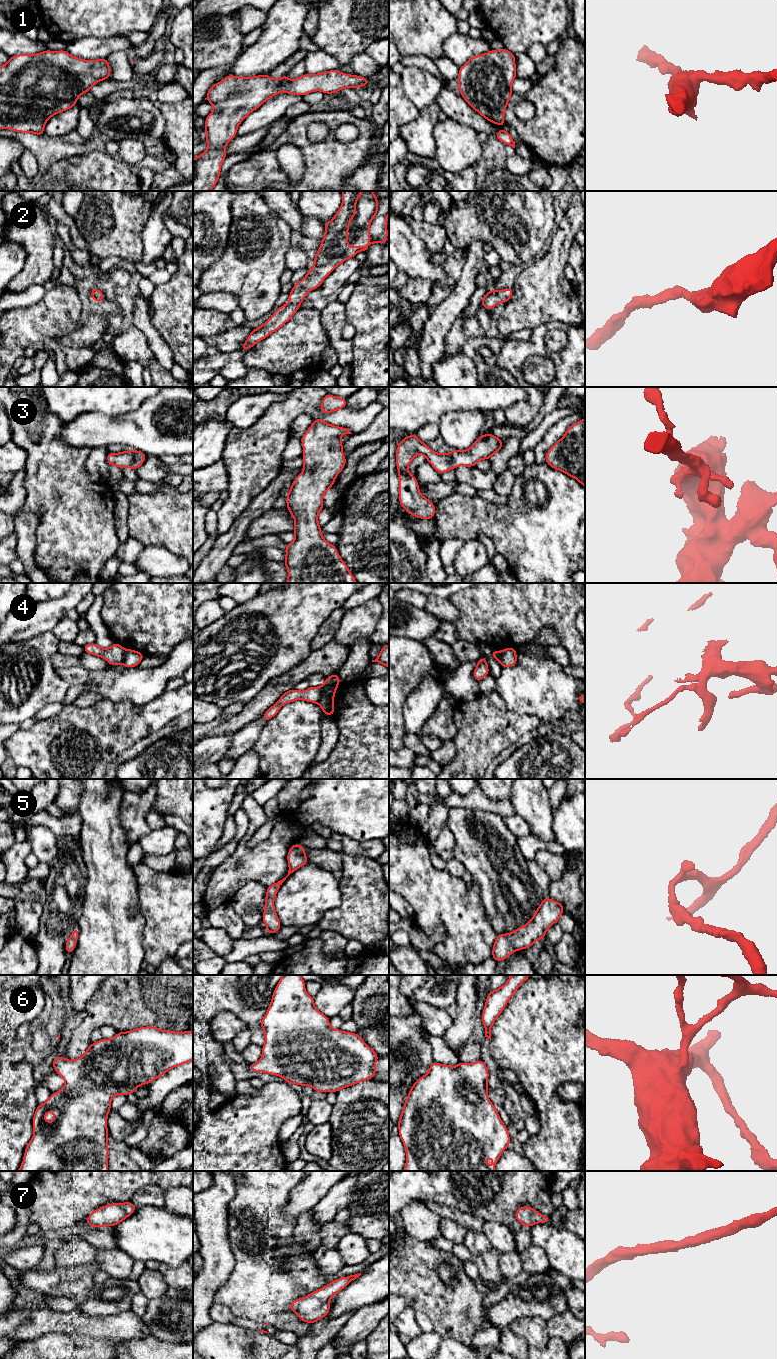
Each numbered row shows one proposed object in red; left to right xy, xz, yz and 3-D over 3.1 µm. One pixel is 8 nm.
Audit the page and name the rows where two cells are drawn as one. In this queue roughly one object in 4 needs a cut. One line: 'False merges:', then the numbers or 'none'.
False merges: 4

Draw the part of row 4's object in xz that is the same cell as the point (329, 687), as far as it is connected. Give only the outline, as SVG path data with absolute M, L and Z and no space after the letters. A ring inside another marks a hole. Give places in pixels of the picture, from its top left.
M337 673L326 677L325 682L322 684L322 697L318 701L318 705L323 710L324 715L333 716L335 706L333 704L333 699L335 698L335 693L341 680Z

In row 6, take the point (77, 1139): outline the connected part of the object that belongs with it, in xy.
M154 1026L140 1027L127 1032L118 1032L111 1039L101 1039L93 1044L90 1044L86 1053L77 1059L66 1060L63 1056L57 1055L51 1064L53 1065L55 1072L65 1080L65 1086L61 1090L52 1093L46 1102L37 1106L32 1121L34 1134L25 1148L22 1164L17 1171L108 1171L109 1167L107 1160L109 1149L107 1118L108 1113L111 1110L111 1099L116 1095L127 1096L131 1093L134 1093L140 1085L147 1085L153 1082L156 1078L163 1076L170 1069L182 1064L186 1064L192 1060L193 1032L190 1030L185 1032L161 1030ZM47 1112L53 1112L55 1116L54 1120L50 1123L47 1122L44 1118Z

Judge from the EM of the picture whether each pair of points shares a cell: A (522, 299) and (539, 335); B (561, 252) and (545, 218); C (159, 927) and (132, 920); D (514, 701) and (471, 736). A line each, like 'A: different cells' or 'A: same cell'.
A: different cells
B: different cells
C: different cells
D: different cells

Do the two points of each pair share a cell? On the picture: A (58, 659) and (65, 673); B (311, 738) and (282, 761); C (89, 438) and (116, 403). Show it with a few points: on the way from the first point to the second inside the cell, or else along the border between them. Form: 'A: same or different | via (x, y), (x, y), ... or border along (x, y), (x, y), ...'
A: different | border along (78, 665), (57, 669)
B: same | via (304, 739), (289, 754)
C: different | border along (129, 411), (114, 416), (98, 412), (83, 413)

